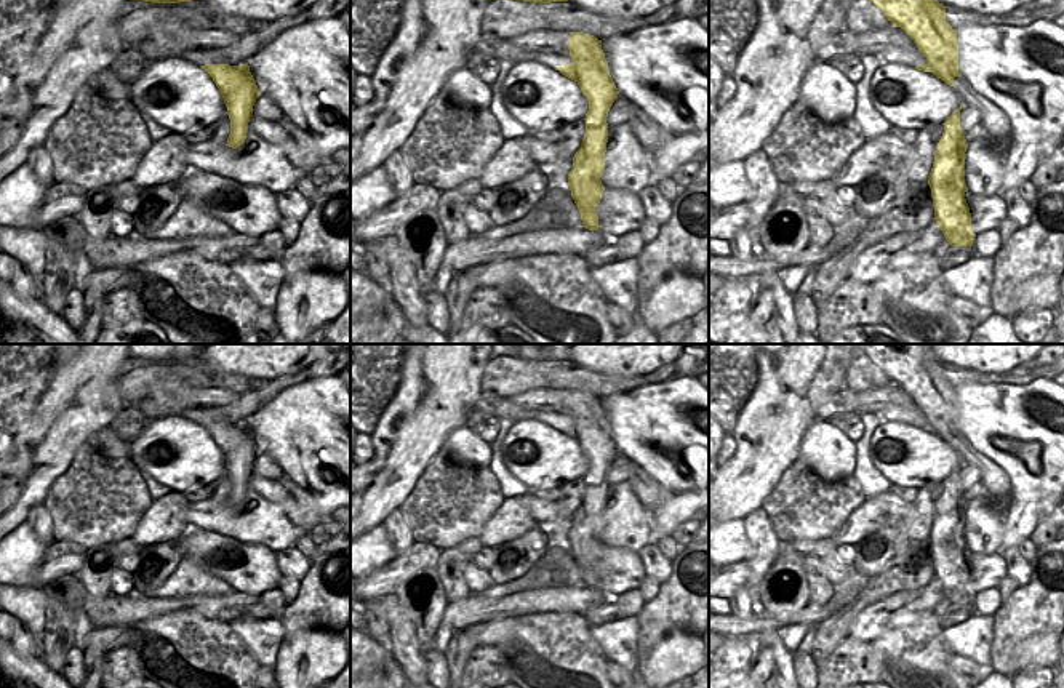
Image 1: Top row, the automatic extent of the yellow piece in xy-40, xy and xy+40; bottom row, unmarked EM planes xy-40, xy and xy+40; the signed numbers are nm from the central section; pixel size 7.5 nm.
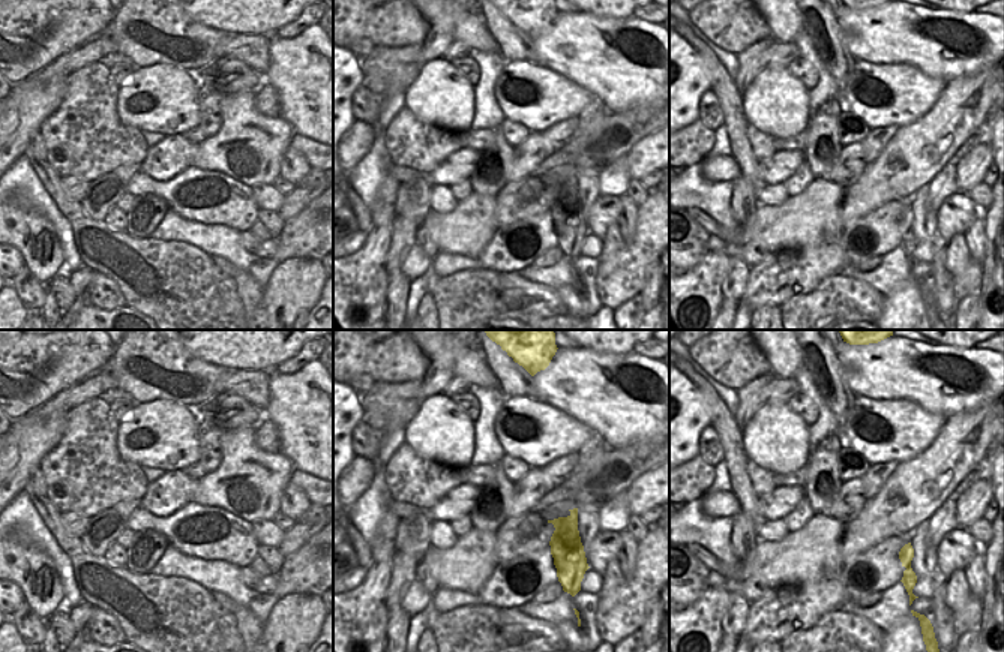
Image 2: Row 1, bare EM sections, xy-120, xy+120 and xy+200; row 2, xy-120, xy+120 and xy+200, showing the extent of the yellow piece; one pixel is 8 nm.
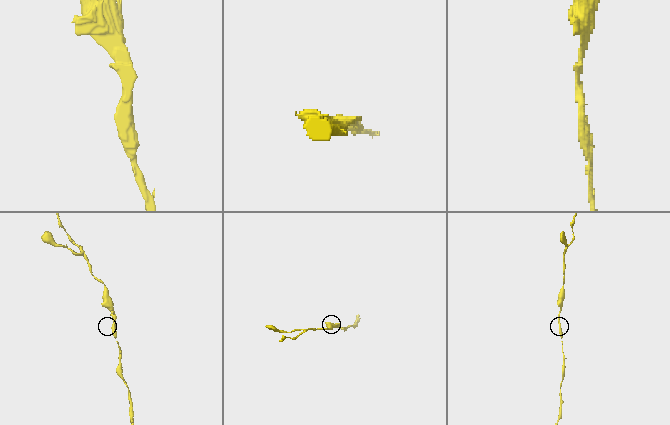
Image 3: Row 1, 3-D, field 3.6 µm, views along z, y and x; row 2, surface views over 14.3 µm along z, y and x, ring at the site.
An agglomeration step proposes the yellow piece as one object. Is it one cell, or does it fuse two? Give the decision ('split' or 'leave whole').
leave whole

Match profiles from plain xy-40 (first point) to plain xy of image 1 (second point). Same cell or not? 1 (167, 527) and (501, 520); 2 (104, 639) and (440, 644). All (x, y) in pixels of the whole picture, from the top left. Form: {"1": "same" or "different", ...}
{"1": "same", "2": "different"}

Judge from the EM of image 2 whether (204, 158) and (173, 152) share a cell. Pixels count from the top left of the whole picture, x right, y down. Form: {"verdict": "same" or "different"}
{"verdict": "different"}

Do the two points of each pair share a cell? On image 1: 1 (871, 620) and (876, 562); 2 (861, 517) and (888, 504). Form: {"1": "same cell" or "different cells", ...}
{"1": "different cells", "2": "different cells"}

